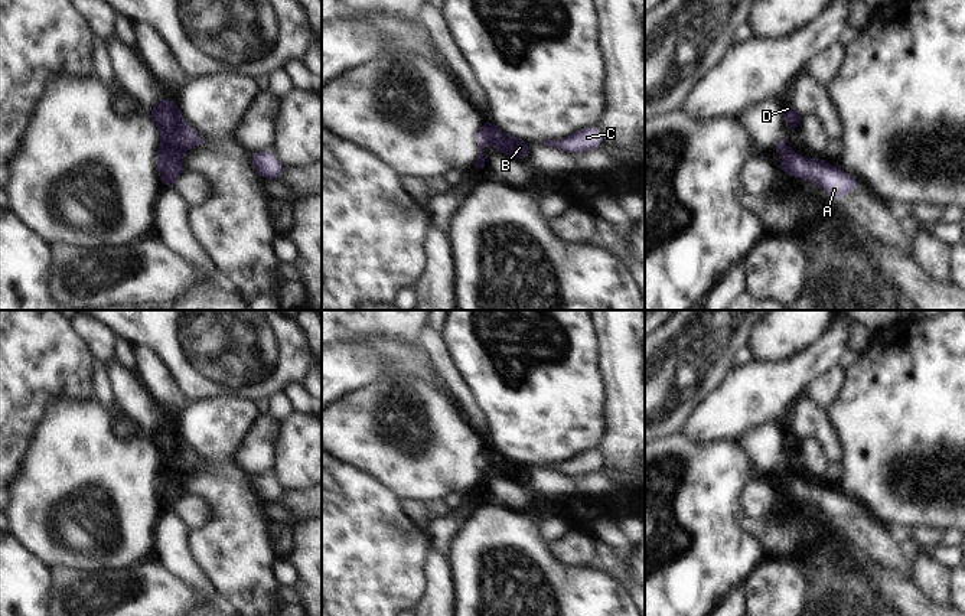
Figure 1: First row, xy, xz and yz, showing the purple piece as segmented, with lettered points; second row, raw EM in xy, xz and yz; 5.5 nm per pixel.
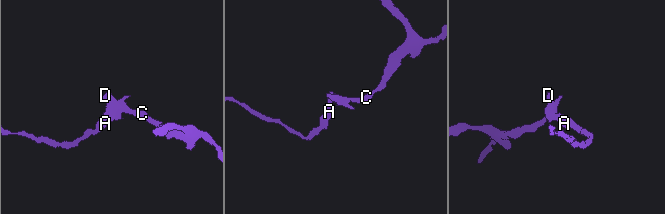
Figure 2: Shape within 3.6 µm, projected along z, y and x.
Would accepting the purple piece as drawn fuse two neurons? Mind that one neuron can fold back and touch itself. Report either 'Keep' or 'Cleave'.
Cleave.

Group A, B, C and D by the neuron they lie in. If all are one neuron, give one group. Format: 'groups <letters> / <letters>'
groups A / B C D

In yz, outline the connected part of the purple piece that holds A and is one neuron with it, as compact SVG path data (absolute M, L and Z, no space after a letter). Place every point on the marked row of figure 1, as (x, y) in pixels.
M796 156L792 159L792 170L799 179L816 185L832 202L861 185L845 170L838 170L831 163L821 159L809 160L803 156Z

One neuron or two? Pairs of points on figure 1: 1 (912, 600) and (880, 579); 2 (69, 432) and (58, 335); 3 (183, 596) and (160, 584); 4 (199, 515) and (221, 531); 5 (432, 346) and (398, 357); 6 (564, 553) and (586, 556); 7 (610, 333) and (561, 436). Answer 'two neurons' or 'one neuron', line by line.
1: one neuron
2: two neurons
3: one neuron
4: two neurons
5: two neurons
6: one neuron
7: two neurons

